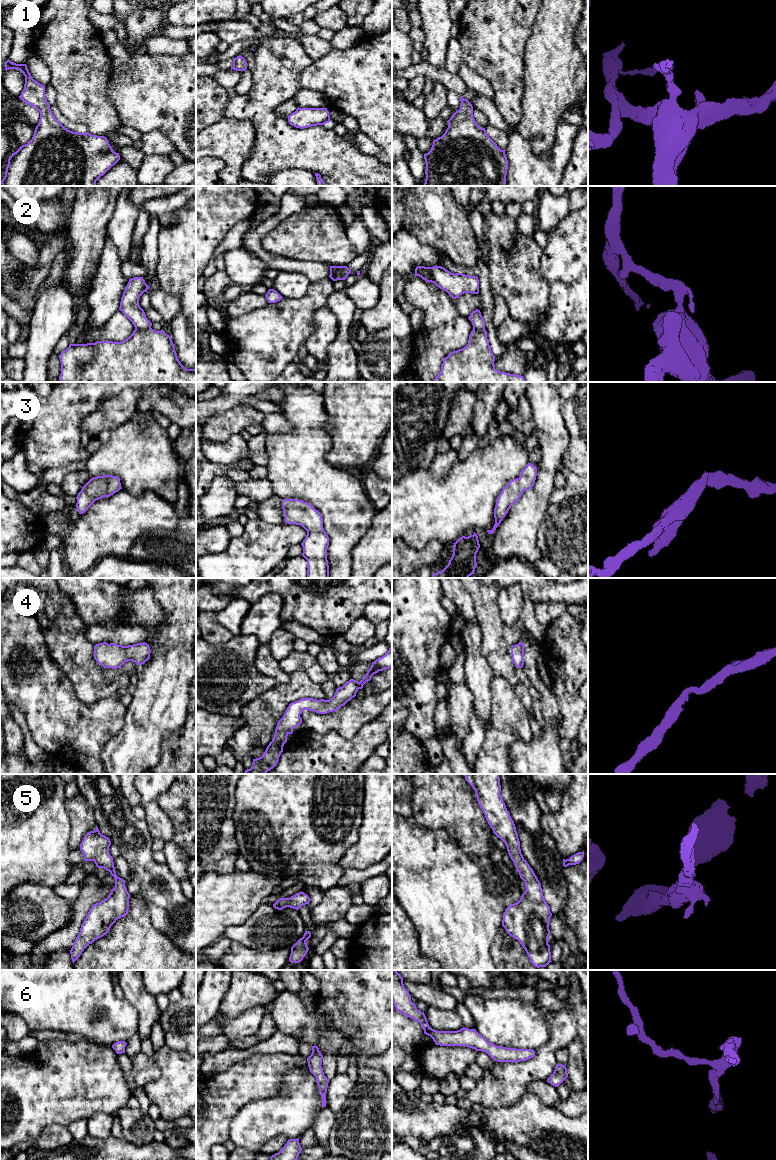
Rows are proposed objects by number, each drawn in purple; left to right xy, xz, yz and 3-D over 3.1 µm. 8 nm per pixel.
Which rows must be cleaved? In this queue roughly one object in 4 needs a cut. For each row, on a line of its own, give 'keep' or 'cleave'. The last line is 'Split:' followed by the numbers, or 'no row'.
1: keep
2: cleave
3: keep
4: keep
5: keep
6: keep
Split: 2

